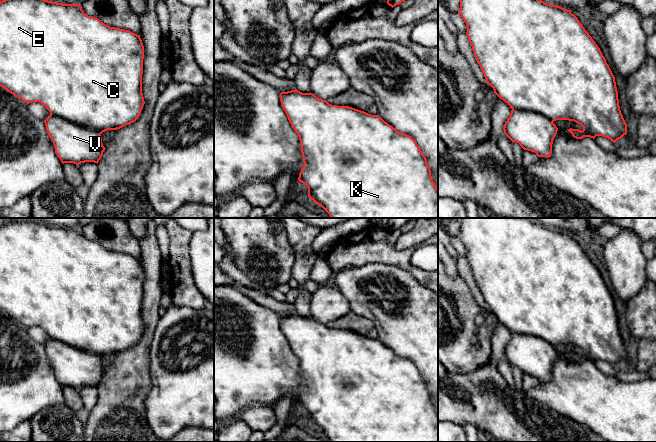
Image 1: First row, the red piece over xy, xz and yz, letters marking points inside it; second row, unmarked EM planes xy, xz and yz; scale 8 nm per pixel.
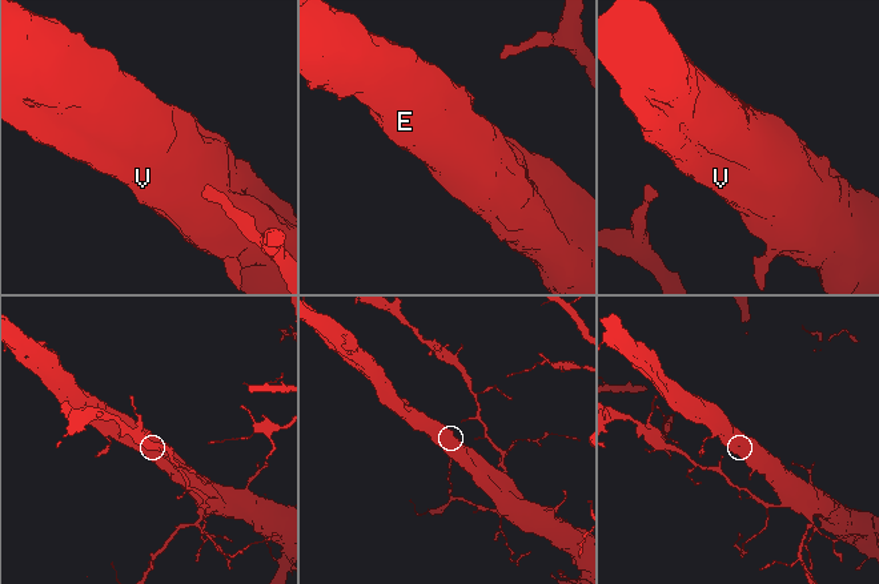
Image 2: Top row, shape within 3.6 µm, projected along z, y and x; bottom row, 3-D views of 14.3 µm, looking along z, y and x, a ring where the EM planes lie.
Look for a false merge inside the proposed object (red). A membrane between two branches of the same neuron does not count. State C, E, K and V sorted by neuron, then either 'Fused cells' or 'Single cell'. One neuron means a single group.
Groups: C E K V. Single cell

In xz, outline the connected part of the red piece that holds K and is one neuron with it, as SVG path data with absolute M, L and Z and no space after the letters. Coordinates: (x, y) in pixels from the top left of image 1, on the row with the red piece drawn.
M297 89L281 92L280 101L300 140L304 165L298 180L307 186L308 197L321 206L331 218L438 218L438 189L432 179L424 153L411 136L397 131L379 115L371 115L349 106L331 105L326 100L317 98L313 93L302 93Z

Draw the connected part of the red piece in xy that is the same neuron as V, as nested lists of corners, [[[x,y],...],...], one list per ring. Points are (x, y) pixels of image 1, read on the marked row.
[[[48,0],[0,2],[0,86],[27,104],[39,102],[50,115],[44,120],[55,153],[64,163],[97,163],[105,147],[101,134],[135,122],[145,104],[142,94],[144,46],[140,35],[110,27],[88,16],[78,4]]]

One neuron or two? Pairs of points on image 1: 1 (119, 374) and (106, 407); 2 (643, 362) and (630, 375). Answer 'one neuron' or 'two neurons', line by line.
1: one neuron
2: two neurons

